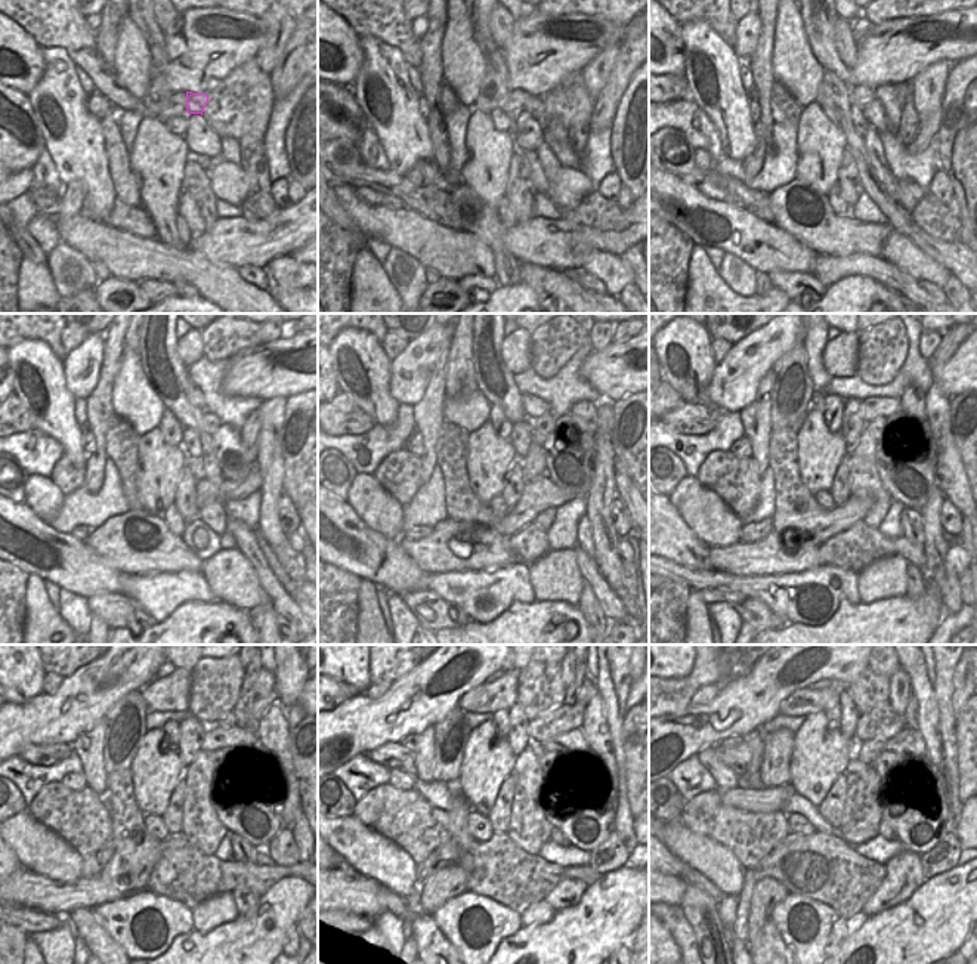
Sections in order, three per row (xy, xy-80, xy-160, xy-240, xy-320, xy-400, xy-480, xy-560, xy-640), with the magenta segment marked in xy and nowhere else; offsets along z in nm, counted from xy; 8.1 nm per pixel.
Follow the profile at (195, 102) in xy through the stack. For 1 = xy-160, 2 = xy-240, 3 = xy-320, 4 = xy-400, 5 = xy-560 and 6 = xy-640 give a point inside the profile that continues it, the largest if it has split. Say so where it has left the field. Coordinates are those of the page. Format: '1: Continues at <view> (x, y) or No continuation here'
1: Continues at xy-160 (874, 113)
2: Continues at xy-240 (229, 451)
3: Continues at xy-320 (568, 460)
4: Continues at xy-400 (911, 484)
5: Continues at xy-560 (587, 828)
6: Continues at xy-640 (920, 831).

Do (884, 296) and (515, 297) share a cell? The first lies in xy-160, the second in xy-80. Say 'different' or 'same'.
same

